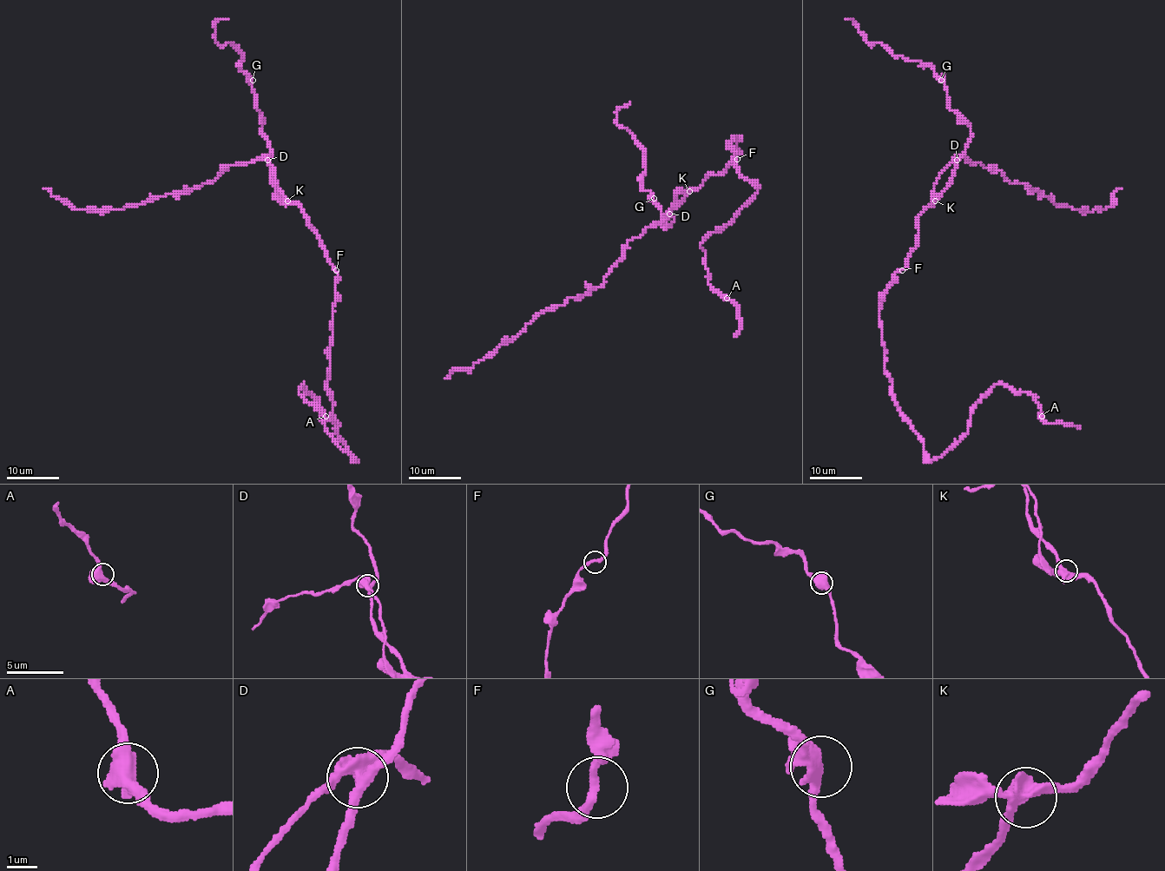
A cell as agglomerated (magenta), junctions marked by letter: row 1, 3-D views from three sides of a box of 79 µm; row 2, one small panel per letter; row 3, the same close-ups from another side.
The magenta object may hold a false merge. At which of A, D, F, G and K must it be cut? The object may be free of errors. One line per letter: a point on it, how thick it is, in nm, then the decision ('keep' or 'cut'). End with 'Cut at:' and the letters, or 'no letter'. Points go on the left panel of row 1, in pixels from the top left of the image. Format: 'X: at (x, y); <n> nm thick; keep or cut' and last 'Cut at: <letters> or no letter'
A: at (325, 416); 460 nm thick; keep
D: at (267, 160); 460 nm thick; keep
F: at (336, 270); 280 nm thick; keep
G: at (253, 80); 460 nm thick; keep
K: at (287, 201); 400 nm thick; keep
Cut at: no letter

